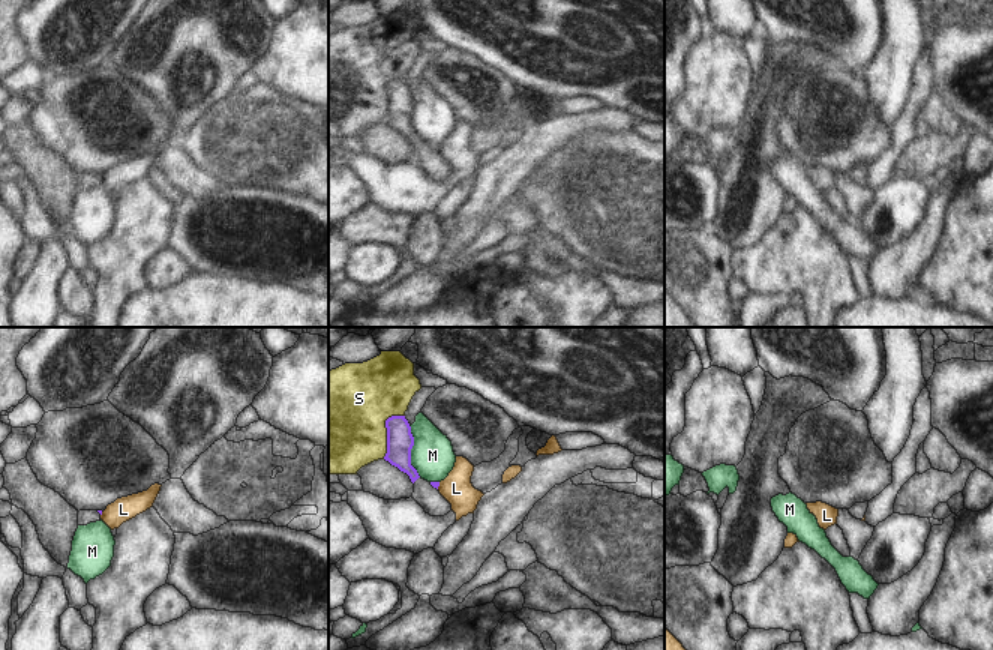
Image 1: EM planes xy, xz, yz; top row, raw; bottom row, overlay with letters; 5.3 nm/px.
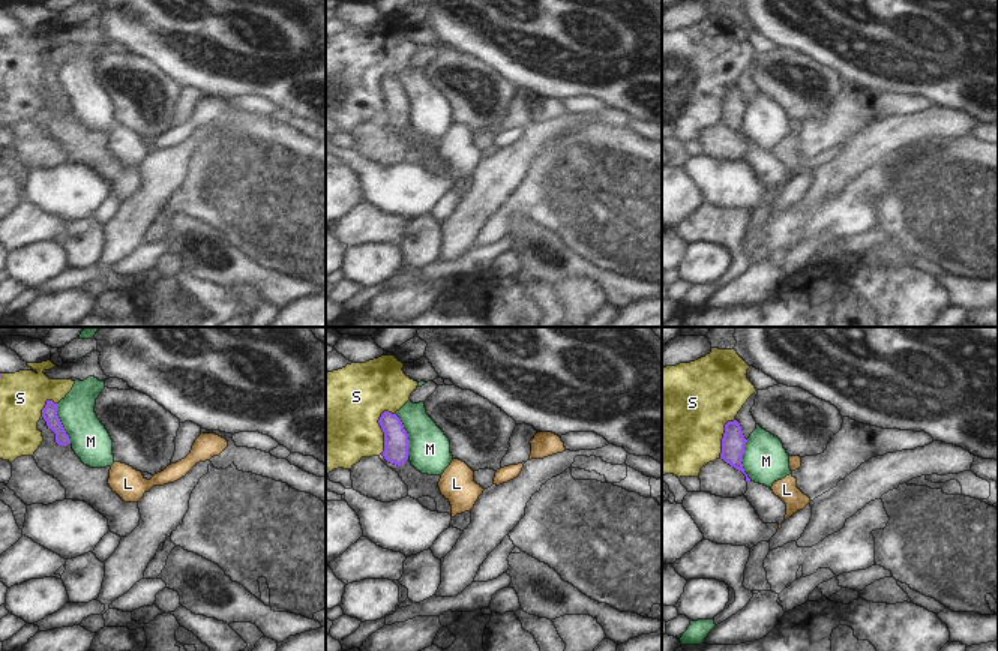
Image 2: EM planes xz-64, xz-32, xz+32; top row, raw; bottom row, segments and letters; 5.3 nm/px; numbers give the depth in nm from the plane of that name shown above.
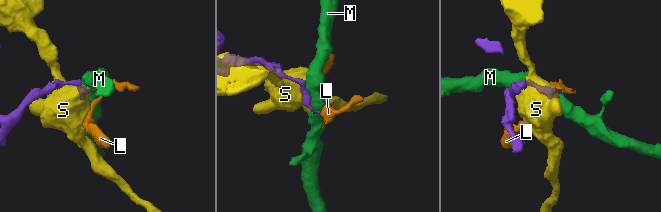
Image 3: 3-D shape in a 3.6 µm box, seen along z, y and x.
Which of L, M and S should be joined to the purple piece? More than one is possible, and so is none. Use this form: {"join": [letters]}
{"join": []}

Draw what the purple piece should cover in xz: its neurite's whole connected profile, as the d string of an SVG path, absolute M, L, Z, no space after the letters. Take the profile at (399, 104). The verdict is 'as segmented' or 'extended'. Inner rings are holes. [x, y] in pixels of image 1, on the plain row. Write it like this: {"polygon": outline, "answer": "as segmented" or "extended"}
{"polygon": "M392 80L386 84L387 92L387 117L384 120L392 129L406 137L414 147L412 162L430 180L444 180L452 174L452 168L440 158L440 146L422 143L411 129L411 113L414 101L405 80Z", "answer": "extended"}

